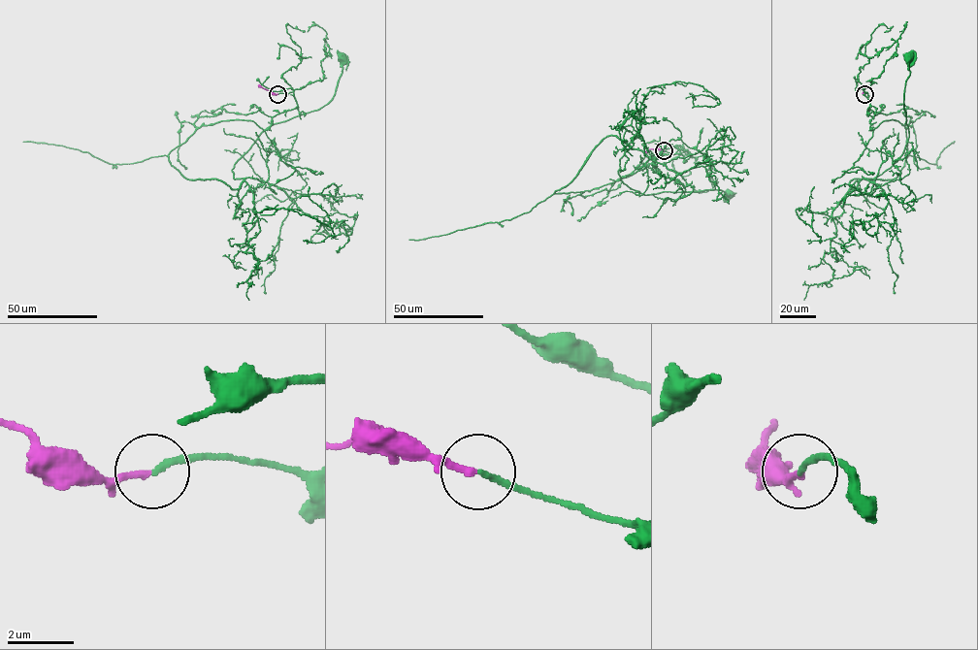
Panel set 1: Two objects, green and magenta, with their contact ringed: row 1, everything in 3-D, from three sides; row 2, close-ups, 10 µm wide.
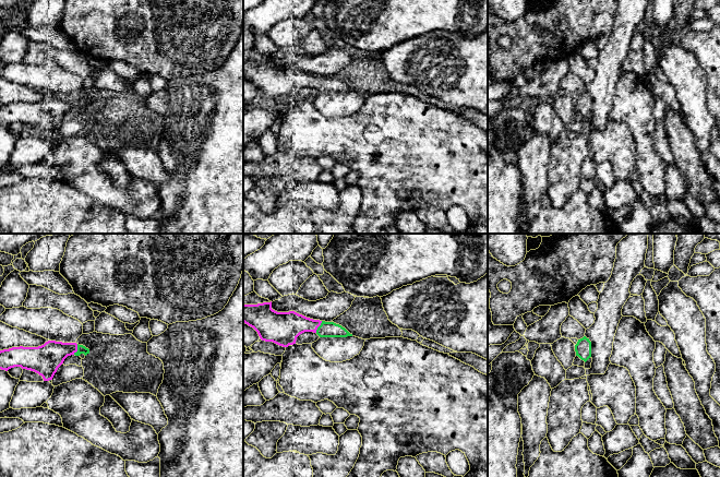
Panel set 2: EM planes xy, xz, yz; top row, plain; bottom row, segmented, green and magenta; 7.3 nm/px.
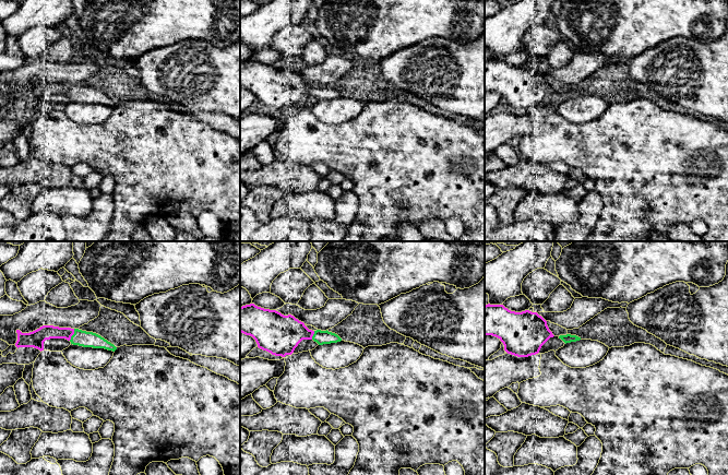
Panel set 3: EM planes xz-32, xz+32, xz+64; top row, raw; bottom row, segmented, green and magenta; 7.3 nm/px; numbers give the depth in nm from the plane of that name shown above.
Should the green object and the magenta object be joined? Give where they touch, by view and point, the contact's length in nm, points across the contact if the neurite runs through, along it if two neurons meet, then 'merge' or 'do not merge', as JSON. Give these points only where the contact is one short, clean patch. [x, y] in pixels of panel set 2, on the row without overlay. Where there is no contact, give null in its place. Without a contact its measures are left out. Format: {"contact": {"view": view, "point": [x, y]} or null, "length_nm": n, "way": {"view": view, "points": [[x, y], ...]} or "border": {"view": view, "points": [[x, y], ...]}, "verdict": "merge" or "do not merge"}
{"contact": {"view": "xy", "point": [78, 105]}, "length_nm": 90, "way": {"view": "xy", "points": [[81, 105], [78, 105], [62, 105], [46, 115]]}, "verdict": "merge"}

